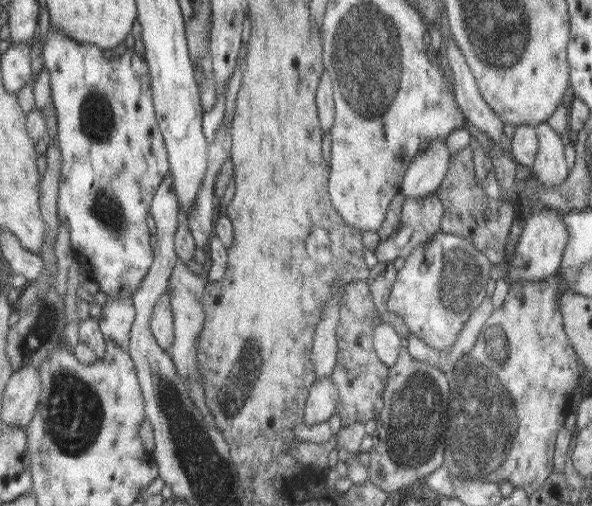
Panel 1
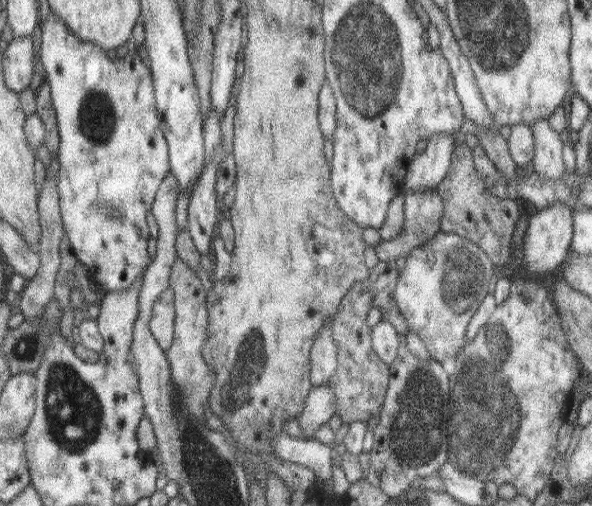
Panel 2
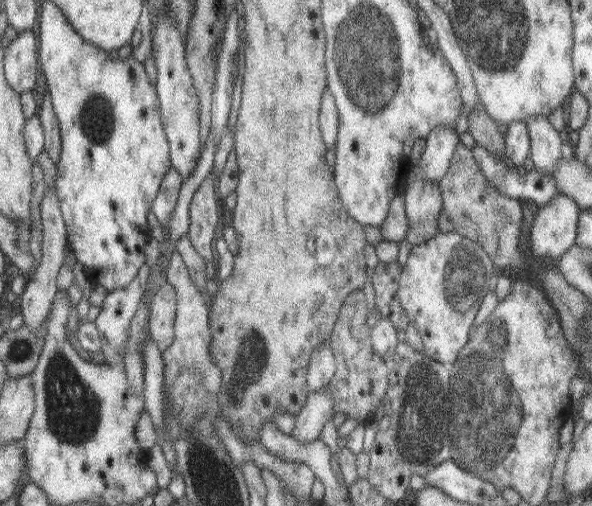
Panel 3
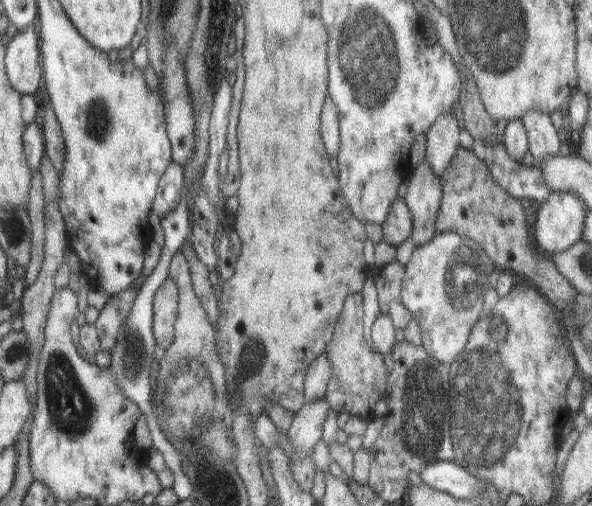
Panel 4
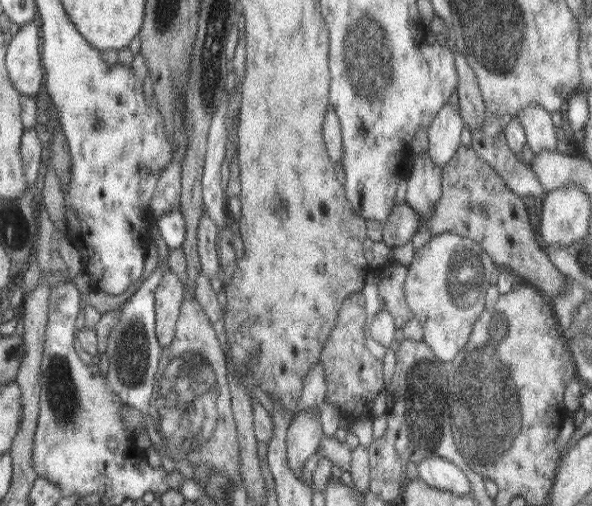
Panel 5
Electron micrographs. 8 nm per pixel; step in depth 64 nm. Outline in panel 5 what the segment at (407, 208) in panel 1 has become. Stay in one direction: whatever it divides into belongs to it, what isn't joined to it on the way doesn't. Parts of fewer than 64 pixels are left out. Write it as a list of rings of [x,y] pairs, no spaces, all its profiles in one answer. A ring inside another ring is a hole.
[[[421,152],[415,158],[413,172],[407,180],[407,194],[405,194],[405,202],[413,210],[417,210],[417,214],[421,214],[423,218],[419,232],[415,232],[415,236],[411,238],[413,252],[417,252],[417,248],[423,248],[431,240],[427,220],[433,212],[435,202],[441,196],[443,196],[443,168],[437,162],[433,162],[429,152]]]

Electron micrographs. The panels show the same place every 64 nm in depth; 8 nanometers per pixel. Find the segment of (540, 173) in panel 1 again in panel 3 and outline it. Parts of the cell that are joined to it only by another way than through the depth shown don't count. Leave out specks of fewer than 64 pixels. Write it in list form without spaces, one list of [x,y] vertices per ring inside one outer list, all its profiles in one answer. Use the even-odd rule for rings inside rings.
[[[533,116],[525,120],[527,132],[531,138],[531,160],[535,164],[535,170],[553,174],[557,162],[561,160],[561,136],[559,130],[553,128],[549,118],[545,116]]]

